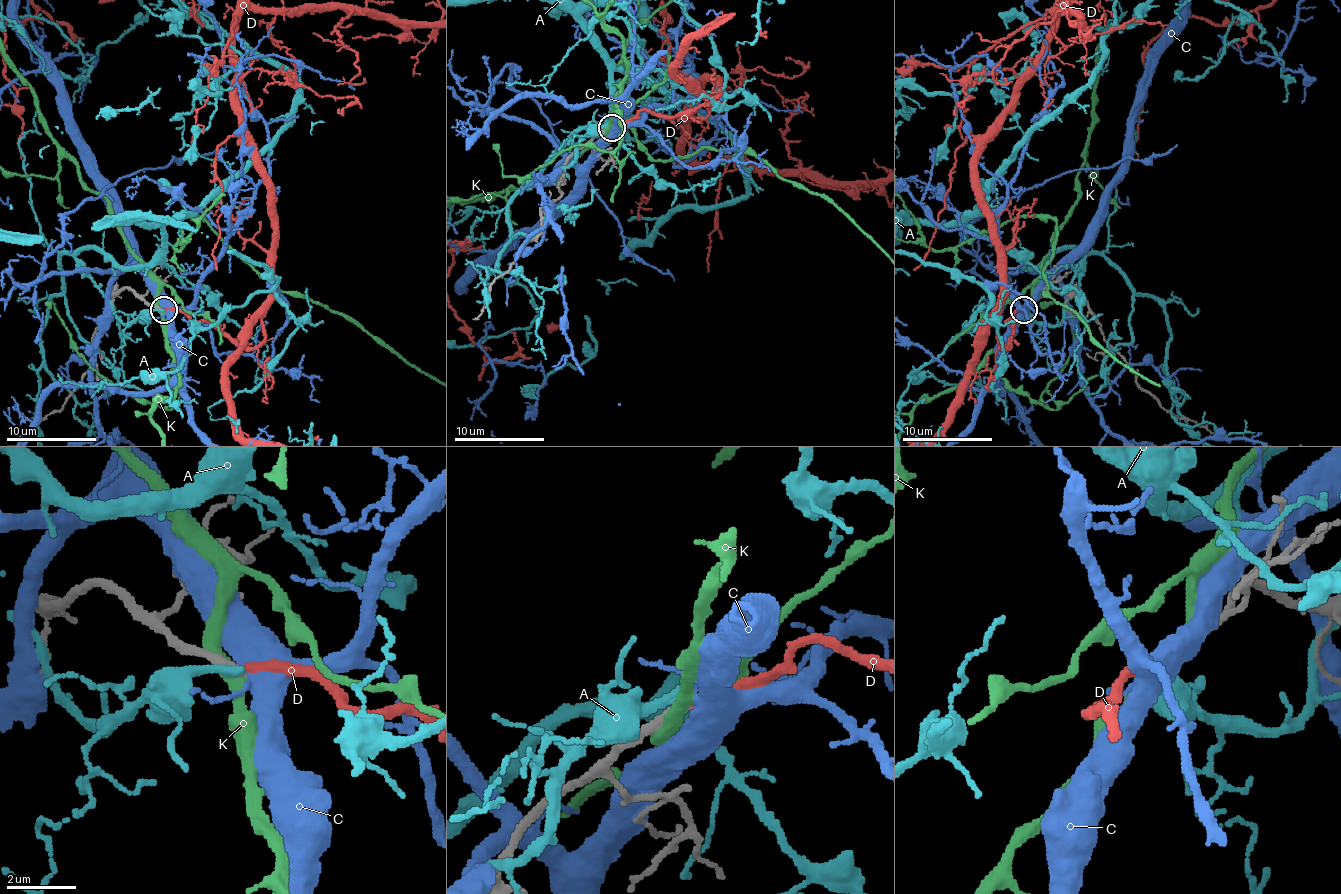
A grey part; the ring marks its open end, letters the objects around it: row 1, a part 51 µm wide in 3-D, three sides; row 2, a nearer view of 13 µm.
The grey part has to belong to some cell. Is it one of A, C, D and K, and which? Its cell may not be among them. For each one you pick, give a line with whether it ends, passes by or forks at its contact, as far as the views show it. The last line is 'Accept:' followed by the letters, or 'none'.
D: it ends there
Accept: D

